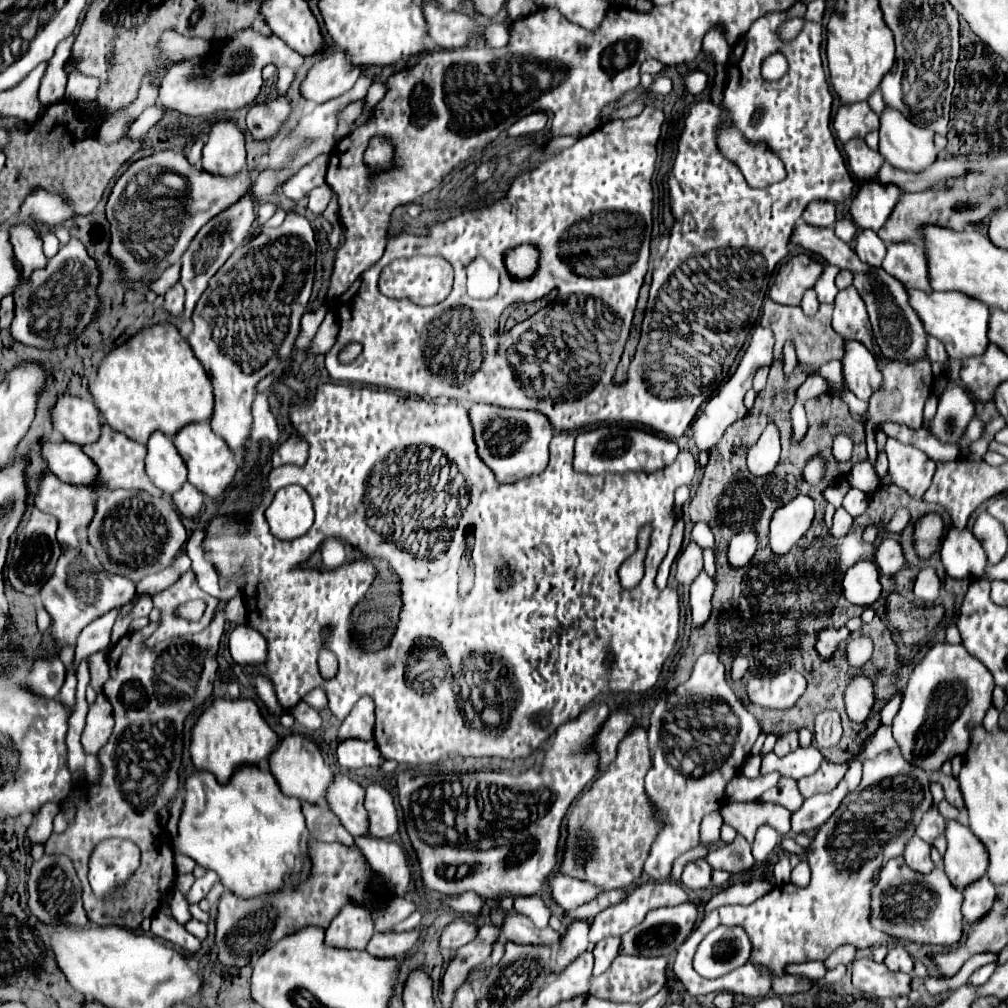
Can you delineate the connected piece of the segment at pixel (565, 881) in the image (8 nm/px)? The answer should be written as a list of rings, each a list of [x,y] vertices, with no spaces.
[[[554,874],[548,878],[548,888],[552,892],[554,902],[562,910],[574,910],[592,898],[596,898],[600,892],[596,886],[590,886],[588,882],[580,882],[576,878],[568,878],[562,874]]]

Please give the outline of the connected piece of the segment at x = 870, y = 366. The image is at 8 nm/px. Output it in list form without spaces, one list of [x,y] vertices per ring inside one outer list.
[[[848,340],[842,366],[846,386],[850,392],[856,394],[856,398],[870,400],[870,396],[882,388],[882,372],[878,370],[874,354],[864,344]]]

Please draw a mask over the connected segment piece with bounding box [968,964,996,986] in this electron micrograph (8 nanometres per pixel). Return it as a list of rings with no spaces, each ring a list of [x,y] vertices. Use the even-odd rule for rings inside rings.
[[[986,964],[986,966],[982,966],[982,968],[978,968],[972,976],[970,976],[970,980],[968,980],[968,984],[972,984],[972,986],[980,986],[980,984],[984,984],[990,976],[992,976],[992,972],[994,972],[994,964]]]

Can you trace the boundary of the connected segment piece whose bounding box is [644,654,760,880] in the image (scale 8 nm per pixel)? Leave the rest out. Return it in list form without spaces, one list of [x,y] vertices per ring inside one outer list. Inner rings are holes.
[[[702,654],[690,678],[658,702],[648,726],[652,768],[646,774],[646,790],[662,812],[666,828],[654,840],[644,864],[650,878],[666,880],[674,860],[700,844],[702,818],[726,804],[724,788],[738,774],[758,736],[760,722],[734,696],[724,678],[724,664],[716,656]]]

